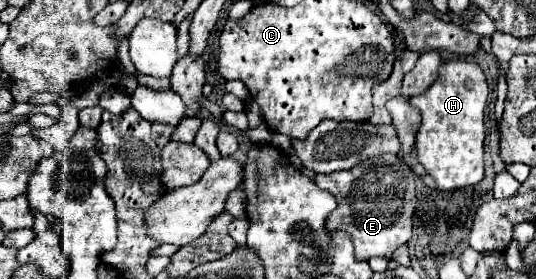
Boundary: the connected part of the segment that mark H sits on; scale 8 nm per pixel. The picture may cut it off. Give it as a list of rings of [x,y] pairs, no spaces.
[[[446,61],[440,67],[438,79],[428,87],[426,93],[410,97],[410,105],[418,107],[422,113],[422,123],[416,133],[416,157],[420,165],[426,169],[428,175],[436,181],[436,189],[440,191],[452,191],[476,185],[484,179],[484,107],[488,97],[488,83],[486,77],[476,63],[466,61]]]

